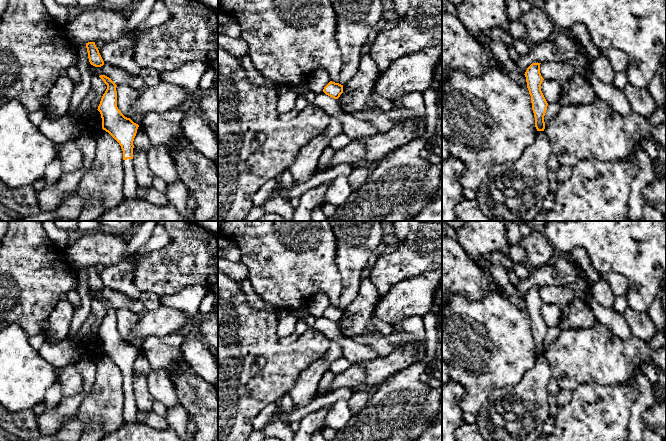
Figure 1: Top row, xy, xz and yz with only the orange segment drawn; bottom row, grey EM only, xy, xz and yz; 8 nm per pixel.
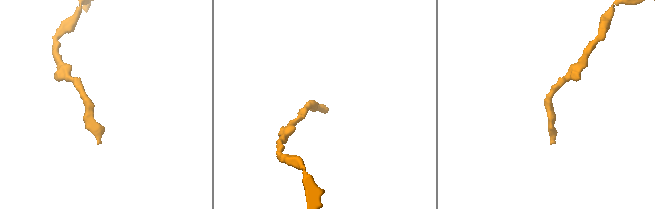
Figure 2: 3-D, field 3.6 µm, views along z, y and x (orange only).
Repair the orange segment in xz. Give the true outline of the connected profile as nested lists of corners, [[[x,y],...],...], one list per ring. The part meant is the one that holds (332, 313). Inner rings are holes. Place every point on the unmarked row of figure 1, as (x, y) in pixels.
[[[330,305],[324,311],[323,316],[334,323],[338,323],[343,317],[343,309]]]

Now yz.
[[[532,287],[525,296],[527,312],[531,320],[532,334],[535,341],[535,351],[537,355],[544,355],[545,346],[544,340],[547,334],[548,327],[541,315],[543,301],[540,297],[541,287]]]

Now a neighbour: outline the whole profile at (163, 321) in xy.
[[[163,305],[154,310],[146,310],[139,317],[131,335],[124,340],[131,342],[133,338],[163,337],[175,333],[181,328],[190,329],[189,321],[192,316],[179,309]]]

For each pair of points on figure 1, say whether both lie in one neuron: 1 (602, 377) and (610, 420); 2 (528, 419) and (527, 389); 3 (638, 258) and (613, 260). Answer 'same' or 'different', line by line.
1: different
2: same
3: same

